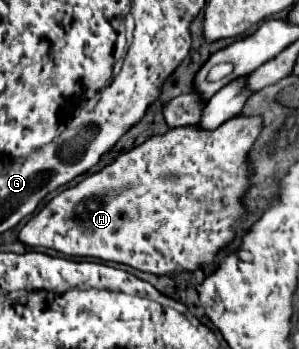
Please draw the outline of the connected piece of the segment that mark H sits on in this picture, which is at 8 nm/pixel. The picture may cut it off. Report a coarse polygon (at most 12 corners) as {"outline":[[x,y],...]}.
{"outline":[[262,118],[172,128],[18,238],[156,276],[234,238]]}

